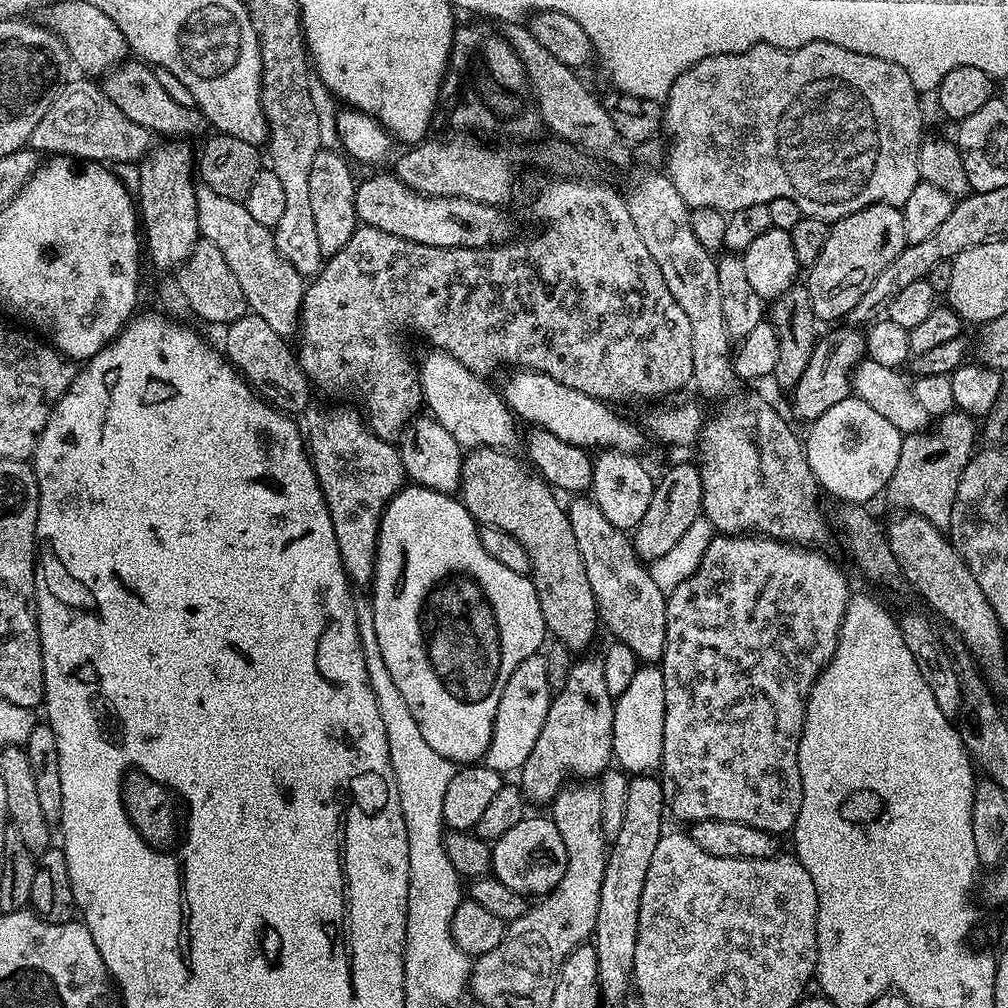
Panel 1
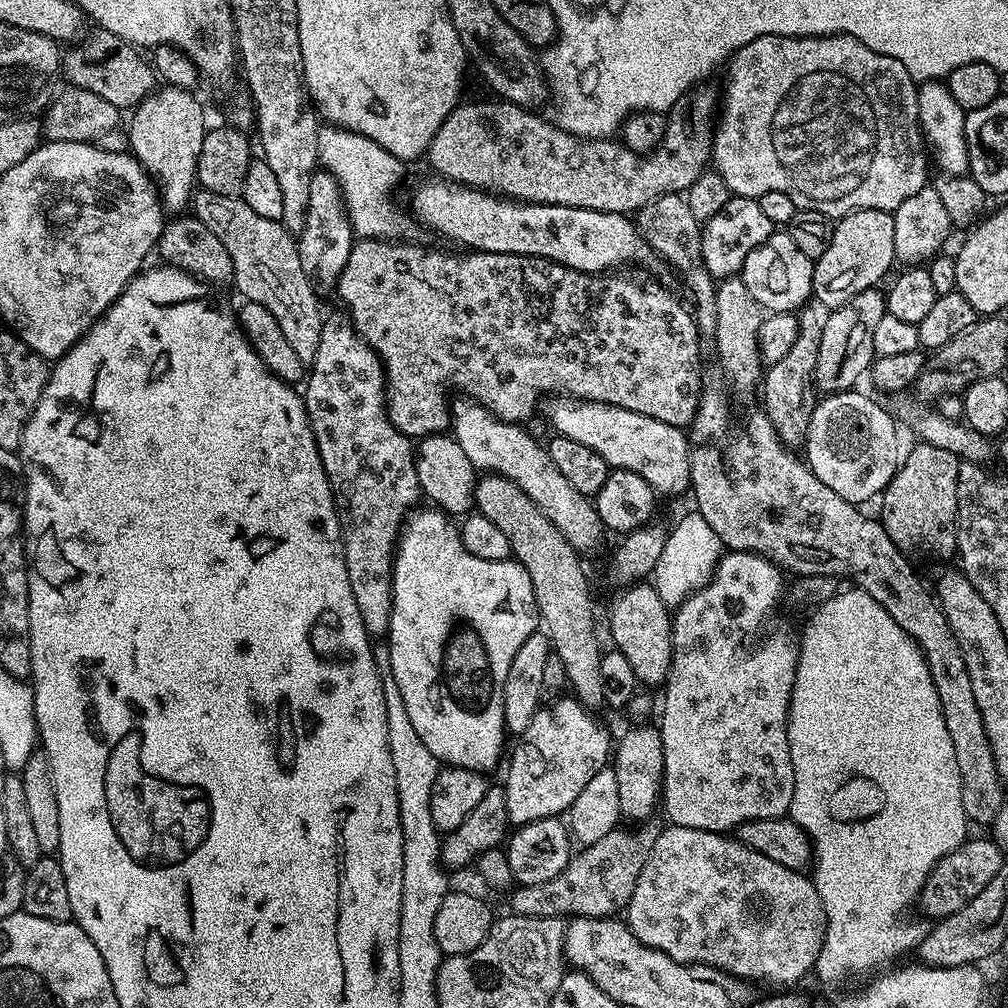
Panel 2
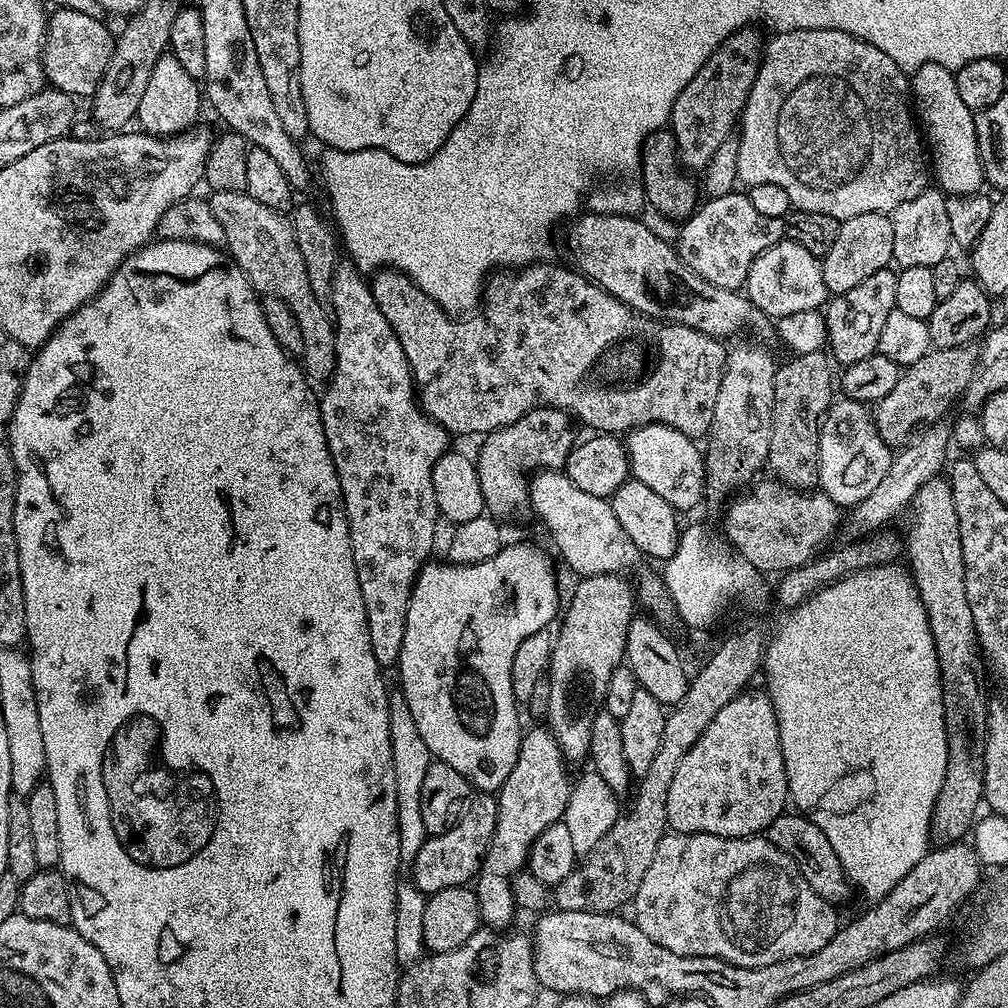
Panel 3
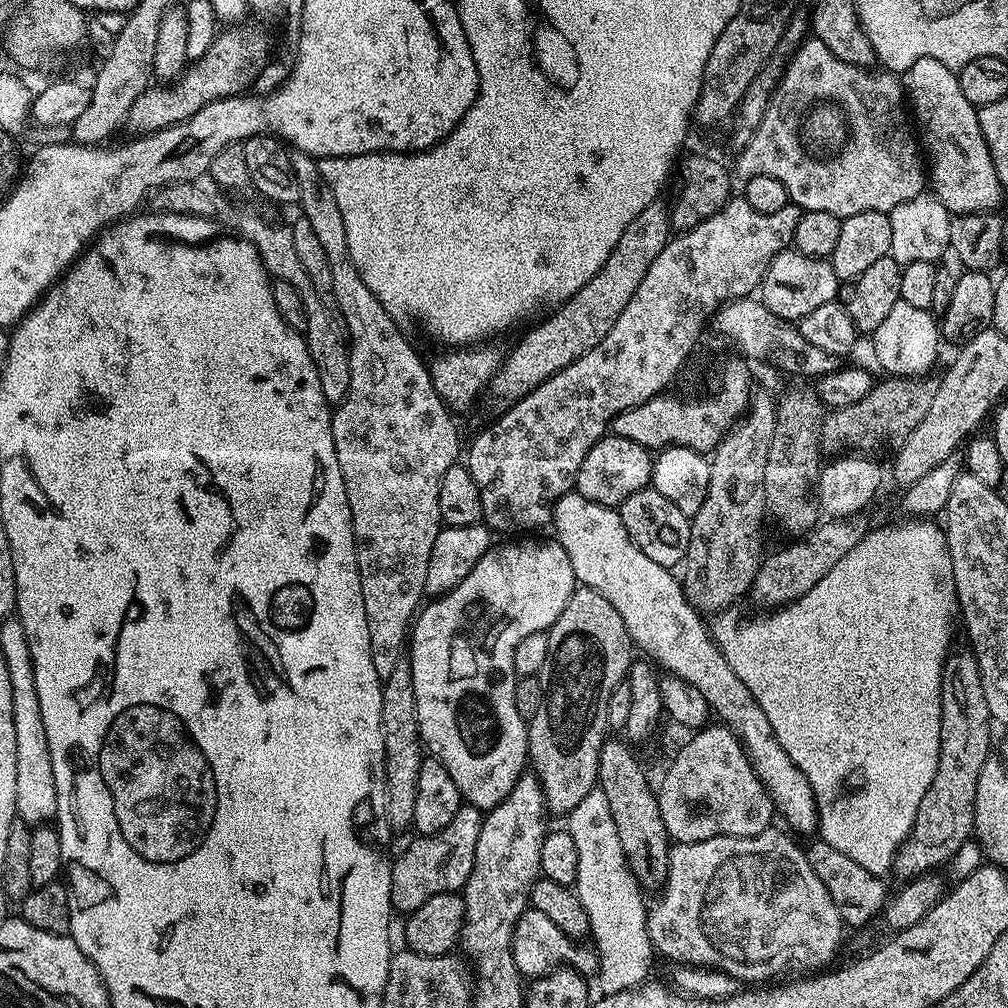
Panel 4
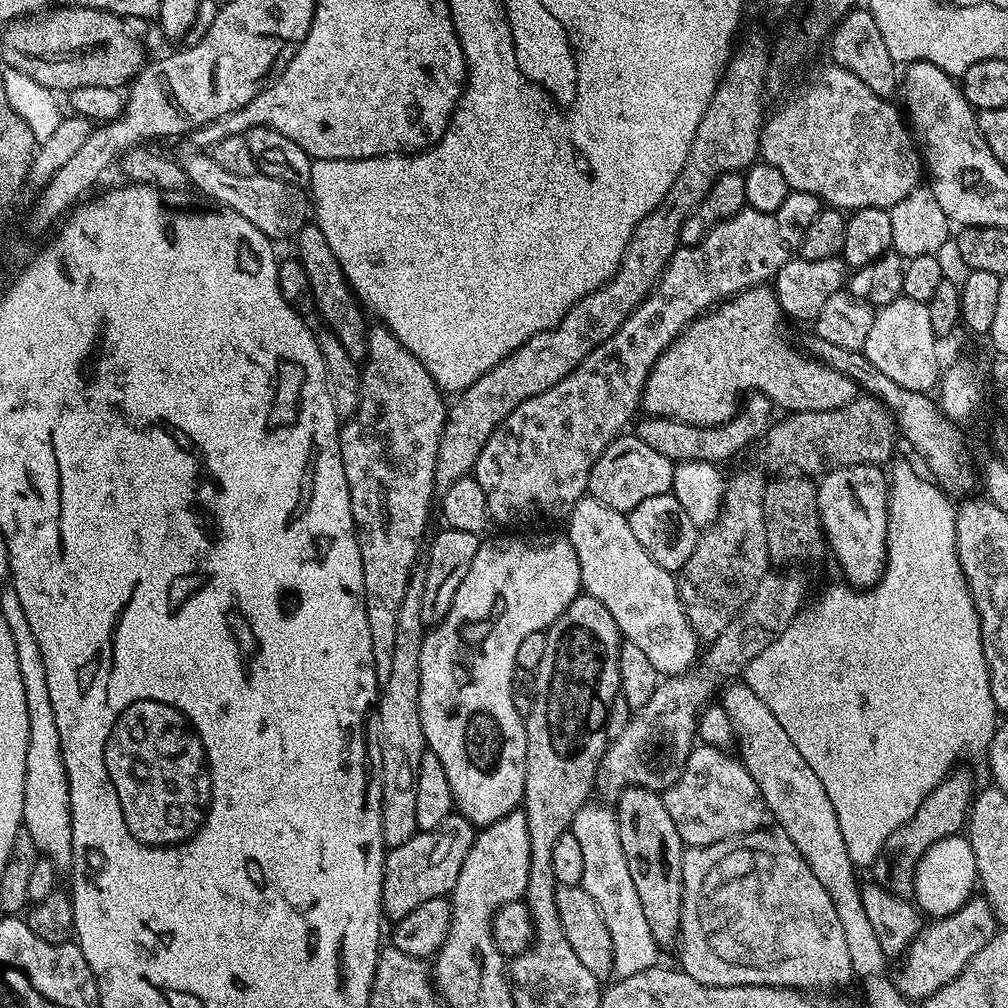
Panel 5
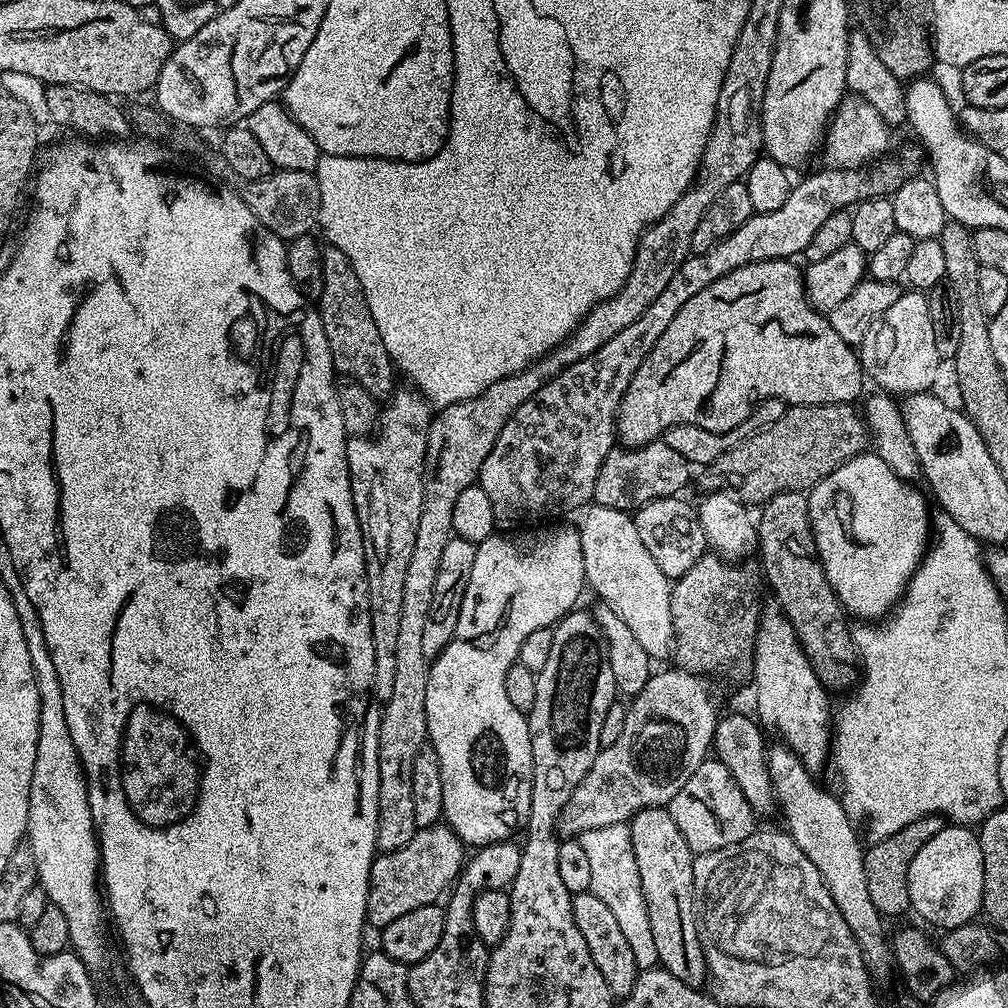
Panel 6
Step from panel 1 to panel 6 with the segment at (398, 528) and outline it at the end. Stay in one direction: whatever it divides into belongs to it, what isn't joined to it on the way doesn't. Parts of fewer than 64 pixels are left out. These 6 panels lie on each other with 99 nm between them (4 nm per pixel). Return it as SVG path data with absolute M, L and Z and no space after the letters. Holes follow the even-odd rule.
M540 526L537 532L524 532L521 536L493 534L476 545L454 638L428 669L426 722L428 740L438 750L442 765L442 820L466 846L511 841L515 837L512 835L528 822L532 798L530 730L527 715L518 711L506 694L506 674L517 663L522 642L530 634L551 629L557 620L573 611L580 591L586 588L579 531L575 527L552 527L556 526Z

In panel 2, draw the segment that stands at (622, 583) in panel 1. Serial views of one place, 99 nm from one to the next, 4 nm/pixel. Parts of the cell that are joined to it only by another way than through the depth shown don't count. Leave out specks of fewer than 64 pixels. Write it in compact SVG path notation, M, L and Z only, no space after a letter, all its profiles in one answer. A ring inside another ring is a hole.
M636 582L625 587L612 600L612 609L608 612L608 628L612 631L612 640L615 651L626 654L634 674L639 678L641 685L656 684L663 685L668 678L670 662L672 661L672 617L673 613L658 598L656 589L648 582Z

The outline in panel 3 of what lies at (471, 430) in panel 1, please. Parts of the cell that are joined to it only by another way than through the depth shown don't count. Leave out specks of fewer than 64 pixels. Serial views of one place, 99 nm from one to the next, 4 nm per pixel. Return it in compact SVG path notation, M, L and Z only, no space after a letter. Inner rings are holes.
M537 471L528 486L528 499L531 511L540 515L561 558L577 572L577 577L624 574L627 568L634 567L642 560L641 552L634 546L634 542L630 542L630 534L626 534L618 518L614 518L611 503L594 498L594 494L586 494L586 490L578 490L578 486L574 486L574 482L570 482L563 471Z

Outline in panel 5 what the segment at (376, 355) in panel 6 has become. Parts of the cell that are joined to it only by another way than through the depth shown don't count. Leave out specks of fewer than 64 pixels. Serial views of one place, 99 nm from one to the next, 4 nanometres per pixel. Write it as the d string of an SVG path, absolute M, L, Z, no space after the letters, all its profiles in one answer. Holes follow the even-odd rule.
M309 222L304 229L294 237L296 244L295 255L298 257L300 264L306 270L310 278L312 287L310 295L316 299L316 312L325 320L327 331L332 332L346 346L346 354L358 362L363 361L364 355L368 352L368 329L369 321L364 321L366 317L365 309L362 307L357 293L348 284L346 274L334 258L334 250L330 250L330 242L326 242L326 234L315 222Z

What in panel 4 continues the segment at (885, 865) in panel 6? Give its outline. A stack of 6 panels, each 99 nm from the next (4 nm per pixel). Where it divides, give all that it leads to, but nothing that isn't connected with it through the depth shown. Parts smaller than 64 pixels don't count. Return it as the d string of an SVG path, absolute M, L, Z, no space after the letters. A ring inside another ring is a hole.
M968 650L958 653L957 656L956 653L949 655L948 659L944 661L942 682L940 683L938 770L934 770L934 782L930 782L930 790L926 790L922 802L918 802L918 814L914 814L914 826L896 852L896 857L892 863L891 875L893 877L897 876L900 882L925 876L936 870L939 864L947 865L955 856L956 851L973 839L974 790L978 790L978 774L982 770L982 762L986 762L993 751L992 723L992 715L986 706L986 694L982 690L982 674L978 670L975 655Z

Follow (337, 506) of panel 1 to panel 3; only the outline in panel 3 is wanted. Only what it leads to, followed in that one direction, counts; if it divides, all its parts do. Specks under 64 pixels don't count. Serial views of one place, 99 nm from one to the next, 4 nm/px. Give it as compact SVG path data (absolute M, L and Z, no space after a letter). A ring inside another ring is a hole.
M344 258L337 263L334 274L330 281L332 288L332 304L330 303L330 315L336 329L336 365L332 371L331 380L327 381L328 388L319 397L320 421L326 434L328 449L334 462L334 470L338 474L338 482L344 499L344 509L348 519L348 533L350 534L350 550L354 554L354 570L358 574L358 590L362 590L362 606L366 606L366 626L370 630L370 646L374 650L374 658L378 658L381 669L399 665L402 654L402 638L406 638L406 610L410 606L410 594L416 585L416 575L425 564L429 563L432 547L436 544L436 520L440 516L438 506L434 502L434 462L444 452L449 451L450 434L438 422L434 422L420 409L416 398L416 385L412 382L412 371L406 362L406 354L402 351L402 344L394 334L394 330L386 318L382 318L382 310L378 310L378 304L374 302L374 296L369 281L364 280L365 273L352 263L351 259Z

